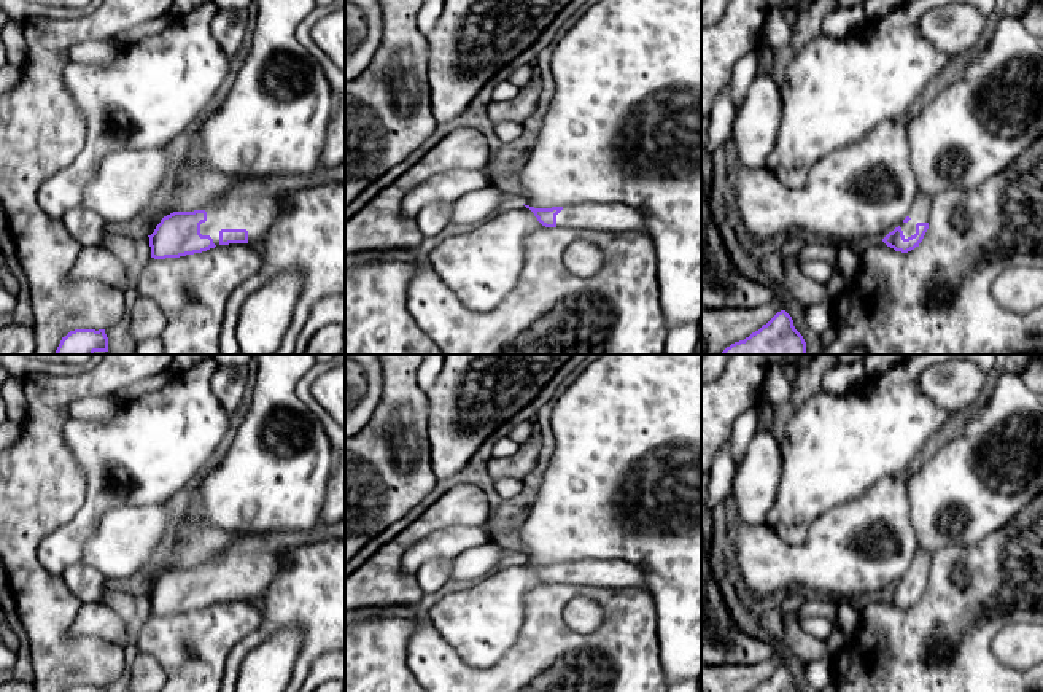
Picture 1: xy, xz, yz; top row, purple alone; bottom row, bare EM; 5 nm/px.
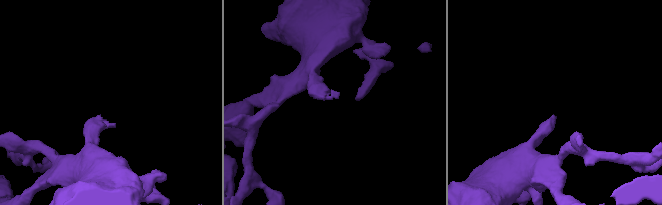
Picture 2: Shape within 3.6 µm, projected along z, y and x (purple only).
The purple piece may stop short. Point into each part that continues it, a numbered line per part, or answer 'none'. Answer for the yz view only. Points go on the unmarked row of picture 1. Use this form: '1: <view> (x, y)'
1: yz (919, 568)

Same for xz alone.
1: xz (595, 573)

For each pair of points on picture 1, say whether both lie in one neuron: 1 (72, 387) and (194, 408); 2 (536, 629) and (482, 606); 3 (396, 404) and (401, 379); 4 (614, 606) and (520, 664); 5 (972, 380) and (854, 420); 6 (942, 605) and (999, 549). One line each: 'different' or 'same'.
1: different
2: different
3: same
4: same
5: different
6: same

